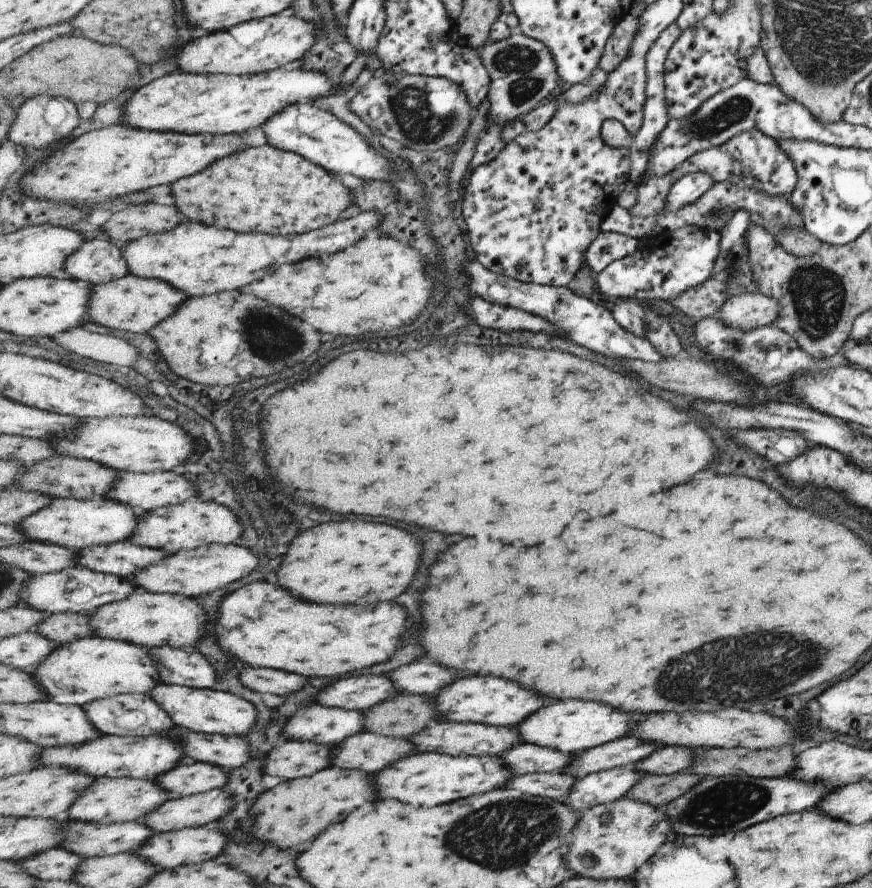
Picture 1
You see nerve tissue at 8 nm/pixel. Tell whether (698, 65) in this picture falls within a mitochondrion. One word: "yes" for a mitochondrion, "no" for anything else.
no

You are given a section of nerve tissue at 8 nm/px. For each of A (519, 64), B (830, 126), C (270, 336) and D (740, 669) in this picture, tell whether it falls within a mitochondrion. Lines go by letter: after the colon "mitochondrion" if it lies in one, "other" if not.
A: mitochondrion
B: other
C: mitochondrion
D: mitochondrion

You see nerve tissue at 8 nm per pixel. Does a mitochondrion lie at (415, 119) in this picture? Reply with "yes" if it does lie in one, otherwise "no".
yes

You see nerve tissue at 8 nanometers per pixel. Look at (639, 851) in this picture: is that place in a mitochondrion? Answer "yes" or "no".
no

